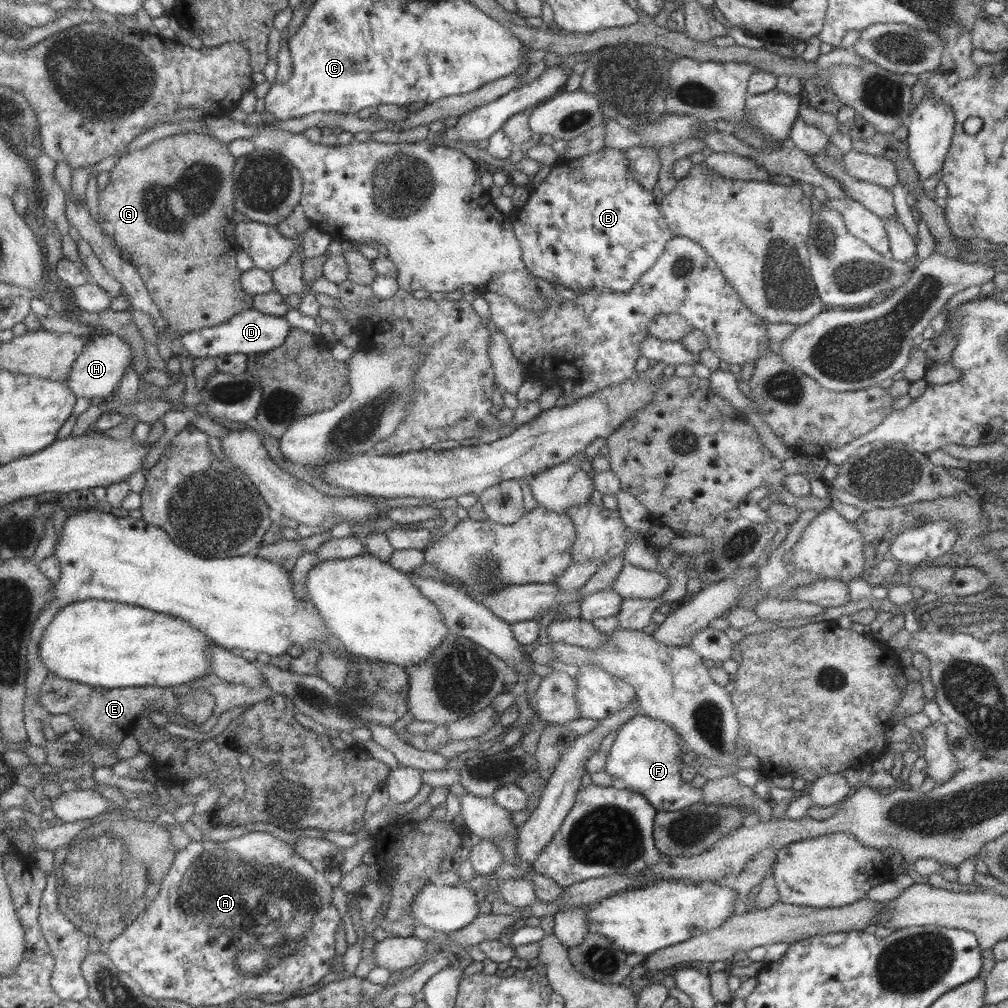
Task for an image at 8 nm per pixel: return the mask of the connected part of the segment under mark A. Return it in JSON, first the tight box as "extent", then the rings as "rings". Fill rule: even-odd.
{"extent":[106,831,341,1006],"rings":[[[247,831],[244,834],[236,833],[232,839],[225,841],[200,840],[191,841],[186,847],[176,851],[175,858],[167,869],[160,882],[160,889],[153,902],[149,902],[143,914],[135,921],[130,922],[115,938],[109,940],[106,953],[118,971],[128,974],[141,987],[145,996],[157,999],[175,999],[185,1001],[189,1006],[223,1005],[228,1000],[246,992],[255,994],[275,994],[299,990],[319,982],[330,971],[335,930],[340,924],[341,916],[334,906],[332,884],[311,863],[301,858],[294,847],[283,840],[279,840],[268,832]]]}

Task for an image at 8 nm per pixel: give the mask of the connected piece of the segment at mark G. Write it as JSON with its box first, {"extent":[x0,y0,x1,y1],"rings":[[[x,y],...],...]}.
{"extent":[97,131,253,335],"rings":[[[193,131],[173,134],[155,140],[134,152],[126,151],[119,155],[117,162],[109,172],[107,186],[97,195],[98,226],[114,240],[118,247],[130,254],[128,260],[137,269],[151,301],[158,306],[159,314],[161,318],[164,318],[168,334],[182,335],[187,331],[217,326],[227,322],[234,314],[252,308],[253,296],[247,295],[241,289],[240,270],[236,268],[237,243],[233,221],[233,215],[236,211],[233,208],[233,178],[231,178],[233,166],[235,166],[235,158],[229,155],[225,143],[217,142],[212,136]]]}

